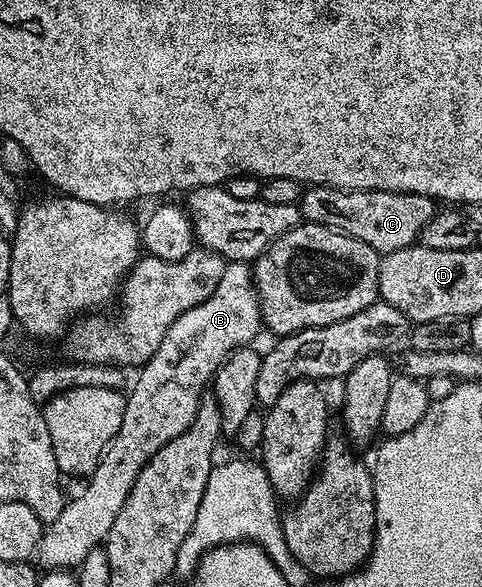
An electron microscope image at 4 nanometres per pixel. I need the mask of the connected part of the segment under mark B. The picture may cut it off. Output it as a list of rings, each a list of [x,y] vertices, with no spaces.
[[[231,262],[226,265],[223,272],[223,280],[219,280],[219,288],[203,300],[195,308],[183,312],[171,328],[167,328],[167,336],[163,336],[163,344],[155,348],[155,352],[140,367],[138,376],[132,383],[125,399],[125,411],[123,412],[123,424],[119,424],[119,432],[115,432],[109,446],[97,459],[97,466],[92,474],[88,475],[85,491],[78,498],[70,497],[66,501],[63,512],[59,512],[59,520],[48,523],[44,527],[41,539],[37,545],[36,561],[45,565],[46,571],[69,570],[77,568],[92,549],[100,547],[105,537],[111,532],[111,524],[115,524],[115,516],[119,516],[119,508],[123,508],[123,500],[131,492],[135,484],[135,476],[179,432],[183,432],[195,420],[195,408],[199,404],[202,394],[206,393],[207,387],[213,381],[226,356],[241,346],[250,345],[257,333],[262,333],[263,323],[261,321],[261,300],[257,296],[257,288],[253,284],[253,272],[248,262]]]

